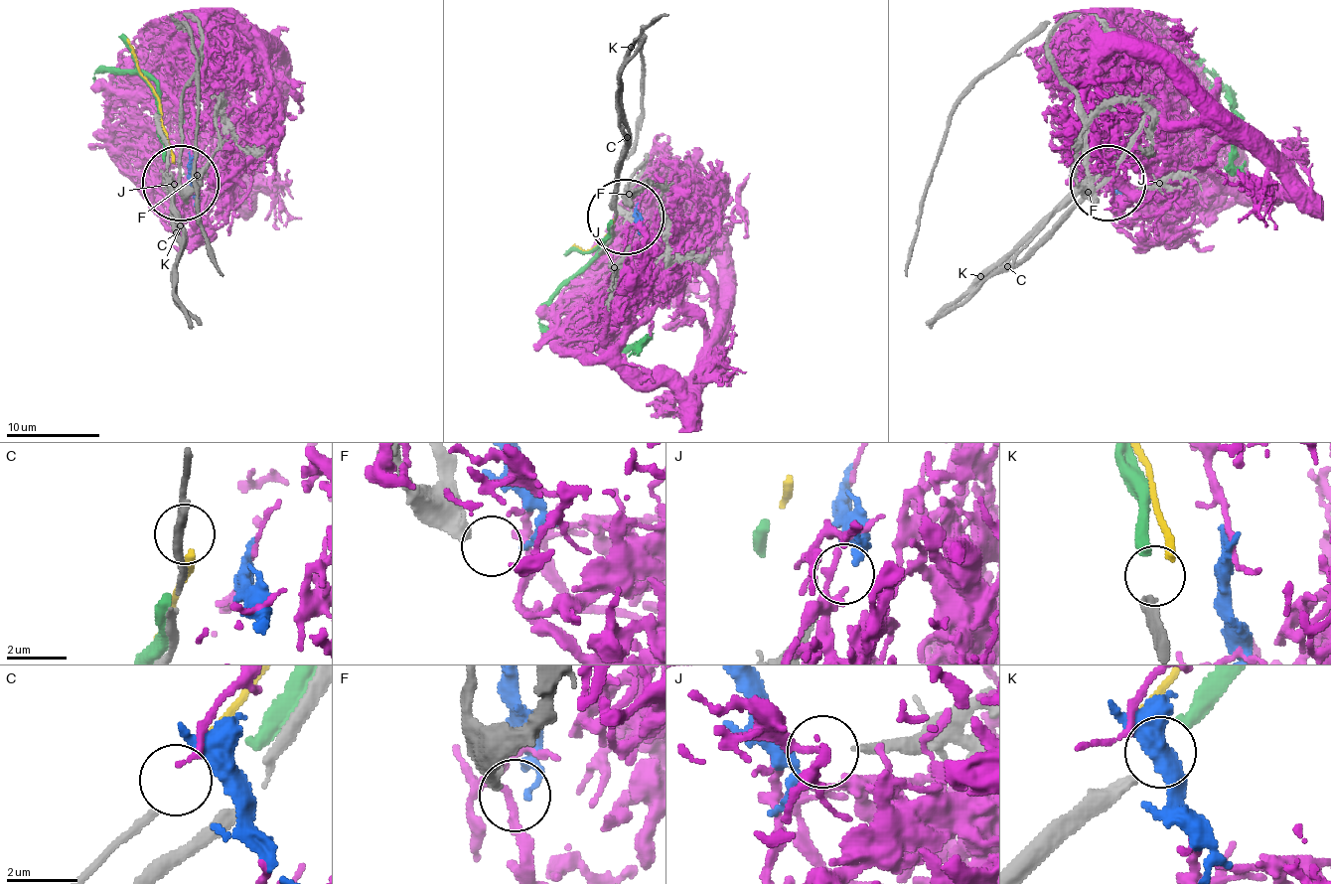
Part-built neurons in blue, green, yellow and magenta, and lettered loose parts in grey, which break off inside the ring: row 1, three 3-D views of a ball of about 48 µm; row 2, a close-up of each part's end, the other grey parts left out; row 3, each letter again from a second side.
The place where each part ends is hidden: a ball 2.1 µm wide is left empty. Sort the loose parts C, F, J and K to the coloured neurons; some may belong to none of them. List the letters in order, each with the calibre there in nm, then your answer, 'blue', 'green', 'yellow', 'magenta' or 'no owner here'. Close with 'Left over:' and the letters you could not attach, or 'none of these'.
C: calibre 200 nm; yellow
F: calibre 480 nm; no owner here
J: calibre 200 nm; blue
K: calibre 340 nm; green
Left over: F

